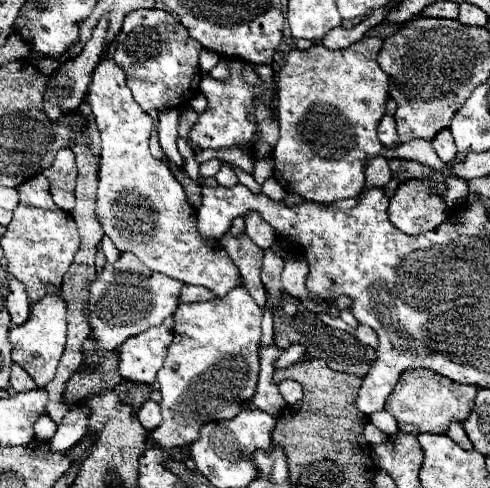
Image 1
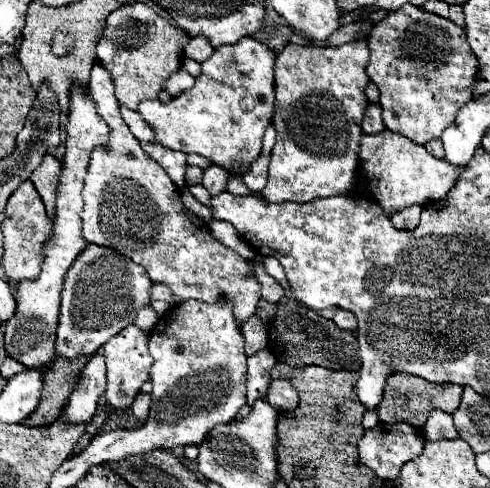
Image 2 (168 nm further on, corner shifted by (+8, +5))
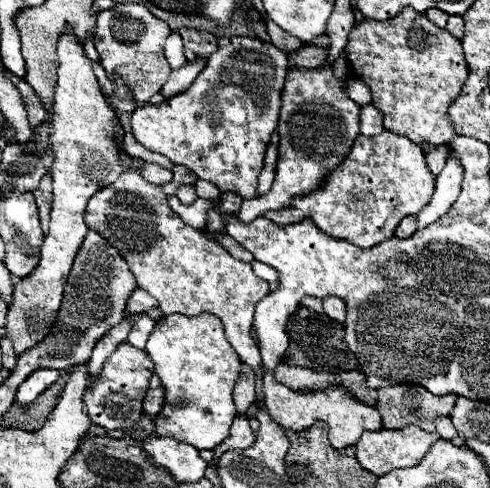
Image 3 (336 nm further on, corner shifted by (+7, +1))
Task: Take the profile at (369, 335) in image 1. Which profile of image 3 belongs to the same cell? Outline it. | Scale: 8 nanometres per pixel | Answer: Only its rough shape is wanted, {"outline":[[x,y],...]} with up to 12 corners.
{"outline":[[339,297],[323,299],[331,319],[345,321],[347,309]]}

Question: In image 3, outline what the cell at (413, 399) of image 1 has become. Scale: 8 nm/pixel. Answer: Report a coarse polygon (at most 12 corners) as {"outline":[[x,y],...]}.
{"outline":[[411,383],[379,389],[383,427],[429,431],[451,415],[455,393],[435,397]]}

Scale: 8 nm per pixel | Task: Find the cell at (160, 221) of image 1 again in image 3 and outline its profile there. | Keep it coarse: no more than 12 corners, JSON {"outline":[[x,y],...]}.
{"outline":[[145,161],[89,199],[163,315],[217,315],[257,371],[269,283],[185,225]]}

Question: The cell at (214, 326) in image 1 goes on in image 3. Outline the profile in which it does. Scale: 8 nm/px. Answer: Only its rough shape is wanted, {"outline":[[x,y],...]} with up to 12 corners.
{"outline":[[209,313],[161,317],[145,351],[155,435],[215,449],[241,359]]}

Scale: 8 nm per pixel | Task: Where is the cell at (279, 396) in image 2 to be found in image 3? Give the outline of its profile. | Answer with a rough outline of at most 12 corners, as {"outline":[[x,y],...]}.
{"outline":[[265,371],[265,409],[283,429],[317,419],[329,443],[353,445],[381,429],[375,407],[345,387],[295,393]]}

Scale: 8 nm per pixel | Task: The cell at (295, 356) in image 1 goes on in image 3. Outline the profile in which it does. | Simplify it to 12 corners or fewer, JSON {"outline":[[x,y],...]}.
{"outline":[[237,415],[229,437],[215,449],[215,463],[229,449],[253,445],[247,415]]}

